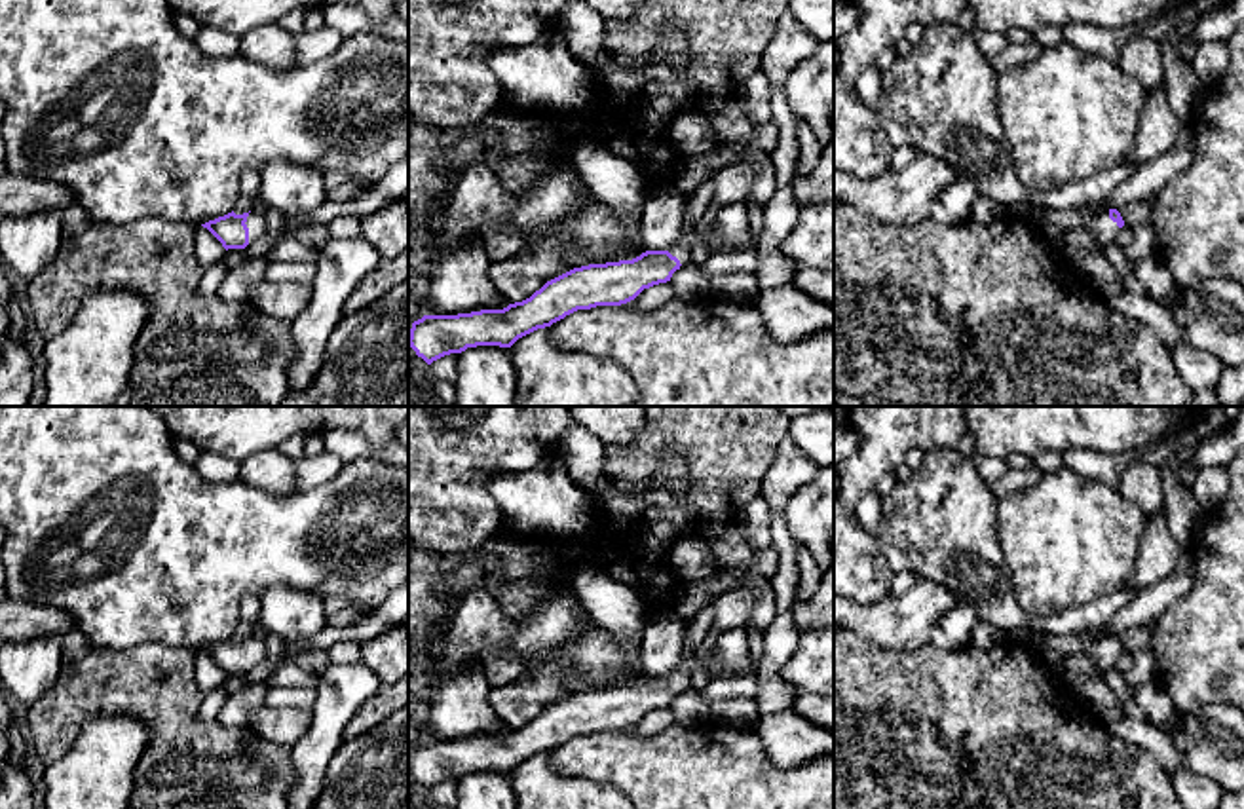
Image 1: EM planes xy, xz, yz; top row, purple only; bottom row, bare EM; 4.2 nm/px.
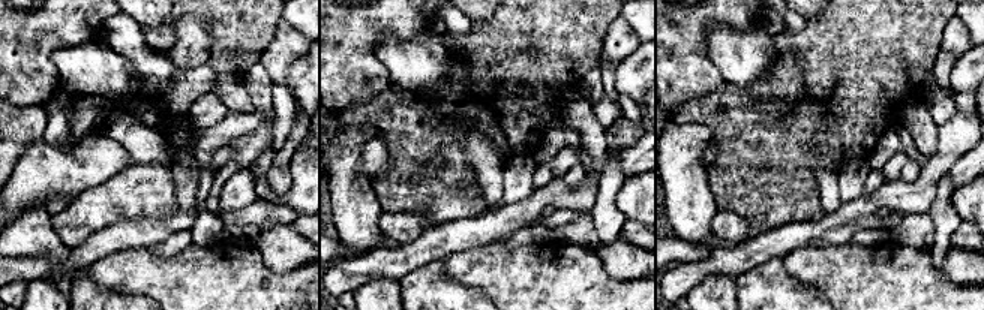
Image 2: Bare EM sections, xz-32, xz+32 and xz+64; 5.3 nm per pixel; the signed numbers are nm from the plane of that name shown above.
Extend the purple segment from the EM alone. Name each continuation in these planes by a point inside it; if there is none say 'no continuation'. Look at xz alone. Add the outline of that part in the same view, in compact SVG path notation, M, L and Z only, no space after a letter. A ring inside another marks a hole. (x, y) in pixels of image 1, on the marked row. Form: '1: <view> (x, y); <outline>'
1: xz (682, 249); M693 226L691 232L678 237L669 253L676 256L680 264L686 264L691 260L691 251L695 245L705 245L708 253L716 253L720 239L714 235L714 226L708 226L705 232Z

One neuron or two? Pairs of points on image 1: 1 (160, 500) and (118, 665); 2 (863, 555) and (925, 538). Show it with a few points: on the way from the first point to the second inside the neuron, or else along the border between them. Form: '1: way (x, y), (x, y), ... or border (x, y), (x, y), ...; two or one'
1: border (80, 631), (92, 644), (114, 650), (166, 646); two
2: border (870, 532), (895, 572); two

